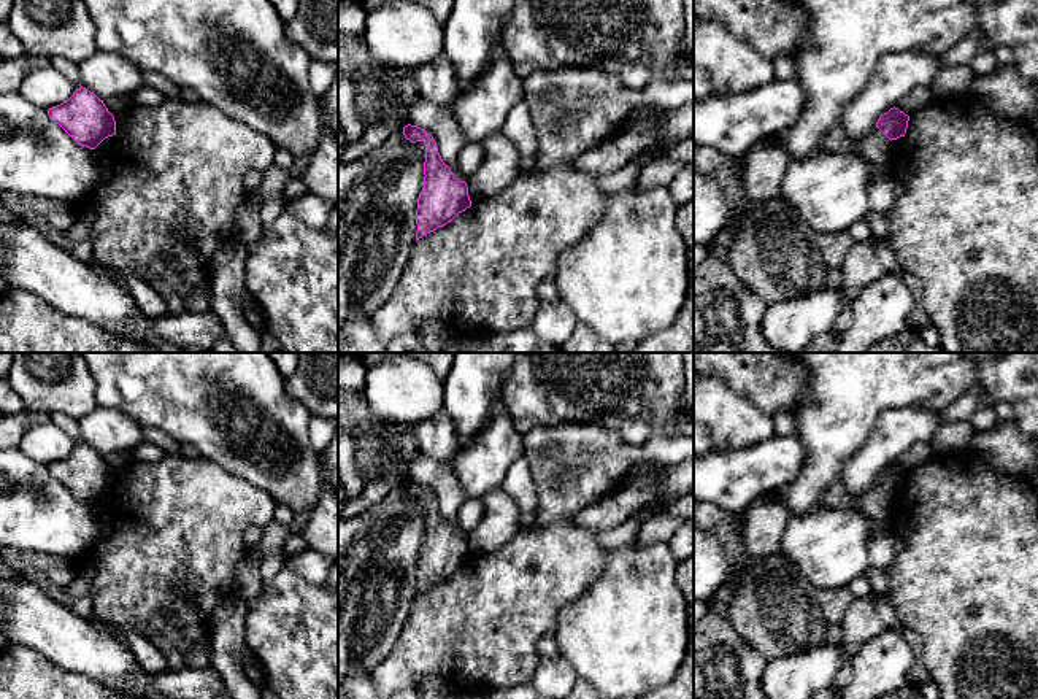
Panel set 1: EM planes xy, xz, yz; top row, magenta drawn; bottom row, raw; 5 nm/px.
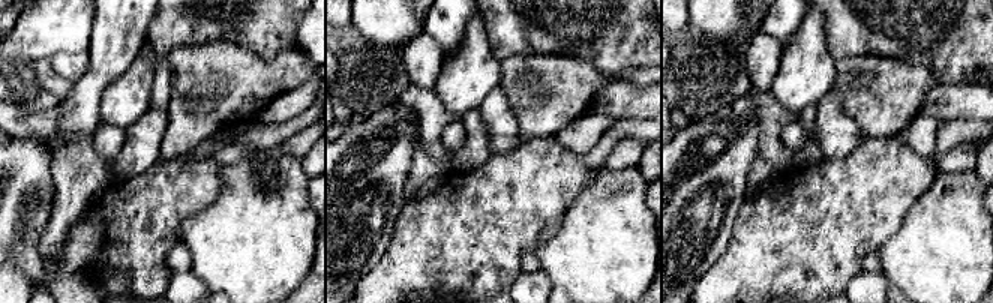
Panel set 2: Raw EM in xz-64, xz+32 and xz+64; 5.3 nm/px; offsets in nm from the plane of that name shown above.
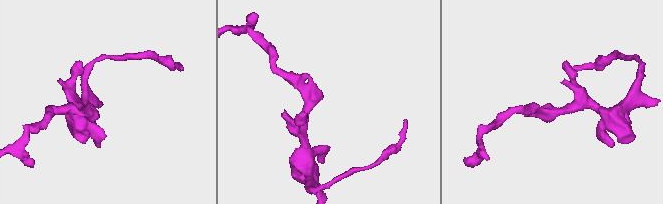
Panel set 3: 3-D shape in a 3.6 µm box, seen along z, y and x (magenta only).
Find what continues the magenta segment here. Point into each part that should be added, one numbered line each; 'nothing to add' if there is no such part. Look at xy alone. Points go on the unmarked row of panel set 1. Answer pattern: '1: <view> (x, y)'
nothing to add

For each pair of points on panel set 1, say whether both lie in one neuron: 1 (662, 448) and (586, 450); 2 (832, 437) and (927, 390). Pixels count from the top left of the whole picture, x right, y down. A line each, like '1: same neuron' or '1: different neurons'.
1: same neuron
2: same neuron

